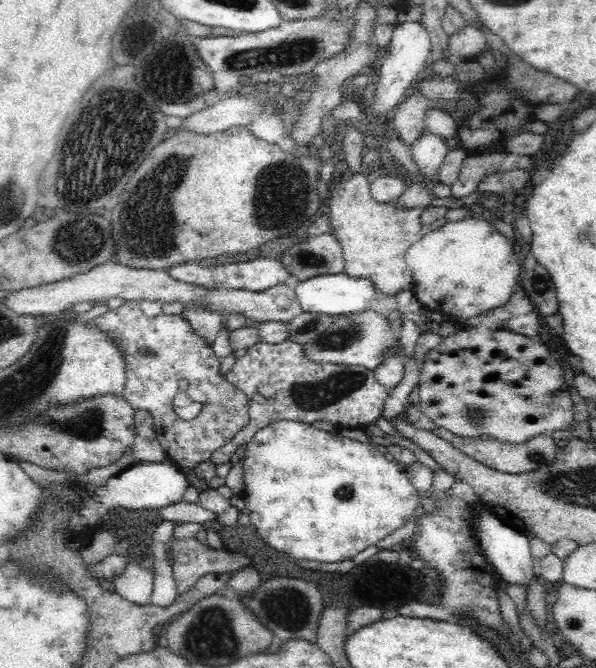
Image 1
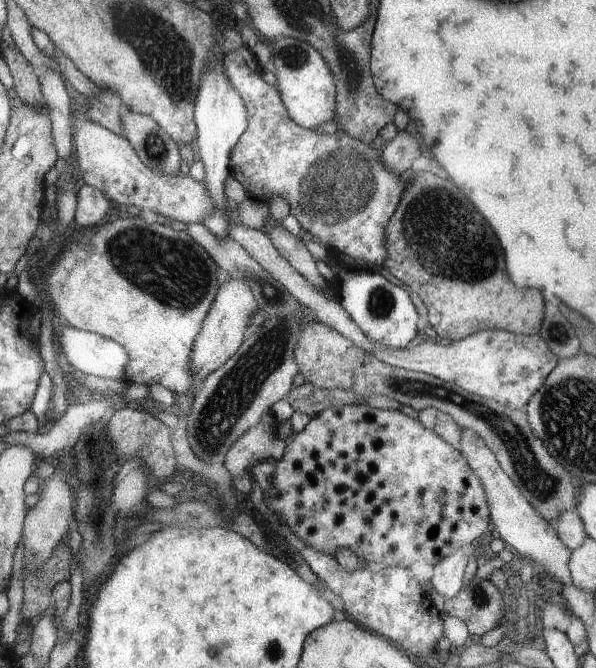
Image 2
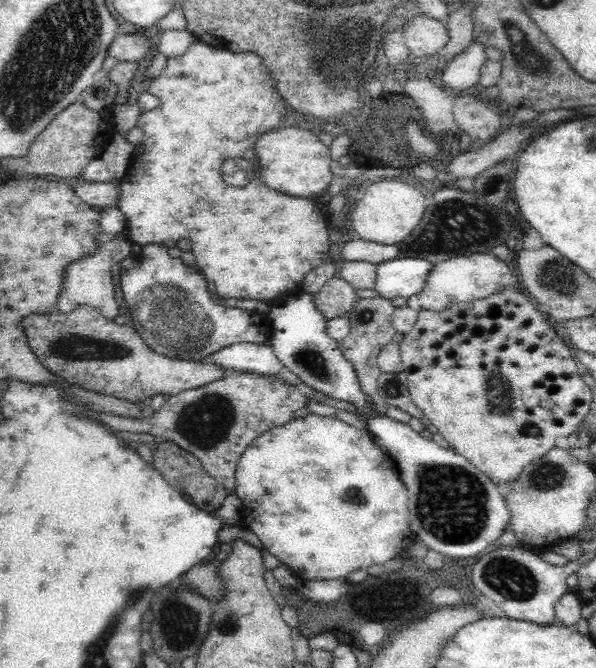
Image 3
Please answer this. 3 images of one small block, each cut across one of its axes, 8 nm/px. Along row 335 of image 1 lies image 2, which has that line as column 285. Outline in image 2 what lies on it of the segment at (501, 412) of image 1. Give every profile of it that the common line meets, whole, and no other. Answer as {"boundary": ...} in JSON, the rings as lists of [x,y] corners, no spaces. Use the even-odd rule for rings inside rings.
{"boundary":[[[362,403],[341,404],[329,406],[309,417],[308,423],[298,433],[291,434],[290,444],[284,448],[279,460],[274,461],[274,472],[269,476],[269,490],[263,491],[263,504],[276,517],[278,524],[287,526],[297,538],[301,538],[307,546],[334,557],[339,548],[349,548],[360,563],[374,562],[383,566],[411,566],[415,560],[423,560],[431,566],[439,563],[451,552],[469,546],[475,538],[479,538],[489,524],[489,509],[487,508],[486,492],[483,492],[482,480],[467,464],[466,457],[431,429],[425,428],[418,420],[411,419],[401,411],[369,408]]]}

